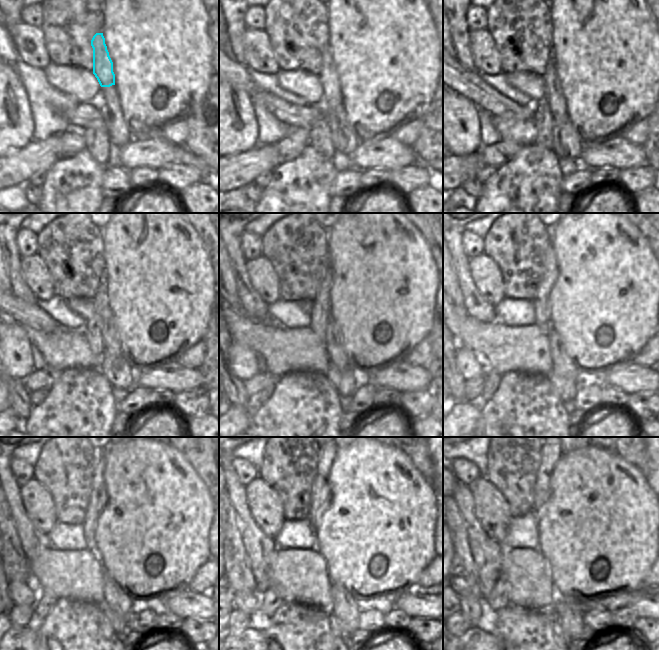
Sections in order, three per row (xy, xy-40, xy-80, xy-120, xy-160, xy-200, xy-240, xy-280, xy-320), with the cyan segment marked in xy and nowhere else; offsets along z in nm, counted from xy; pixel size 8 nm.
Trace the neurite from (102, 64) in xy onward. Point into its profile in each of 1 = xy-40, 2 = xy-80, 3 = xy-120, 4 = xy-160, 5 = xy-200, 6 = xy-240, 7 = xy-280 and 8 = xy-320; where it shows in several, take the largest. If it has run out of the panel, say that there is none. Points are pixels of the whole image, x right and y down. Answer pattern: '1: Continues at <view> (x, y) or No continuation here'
1: Continues at xy-40 (332, 98)
2: Continues at xy-80 (557, 106)
3: Continues at xy-120 (111, 344)
4: Continues at xy-160 (337, 357)
5: Continues at xy-200 (562, 365)
6: Continues at xy-240 (118, 601)
7: Continues at xy-280 (343, 606)
8: Continues at xy-320 (570, 617).

